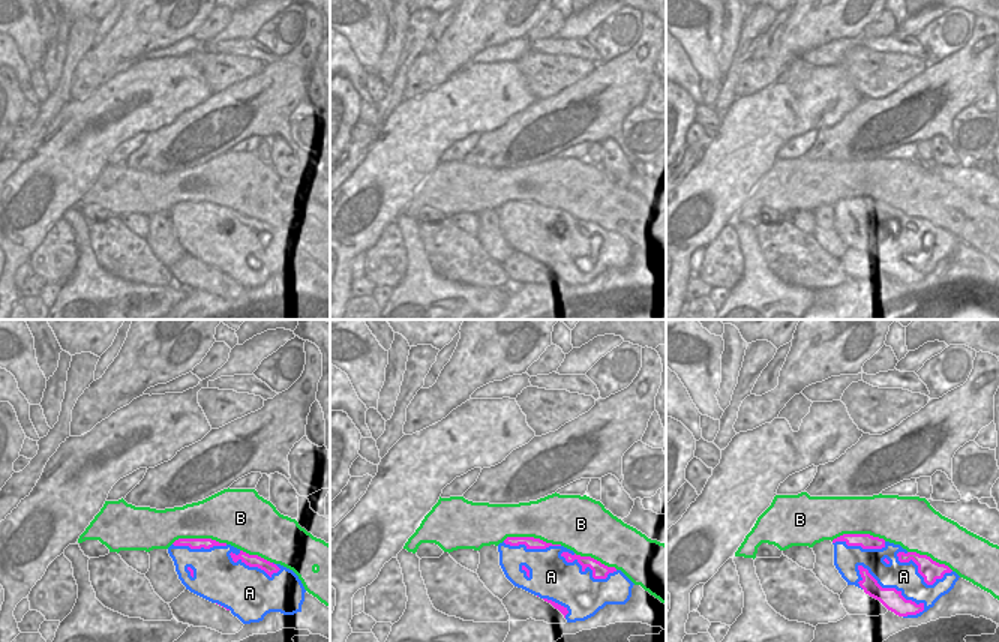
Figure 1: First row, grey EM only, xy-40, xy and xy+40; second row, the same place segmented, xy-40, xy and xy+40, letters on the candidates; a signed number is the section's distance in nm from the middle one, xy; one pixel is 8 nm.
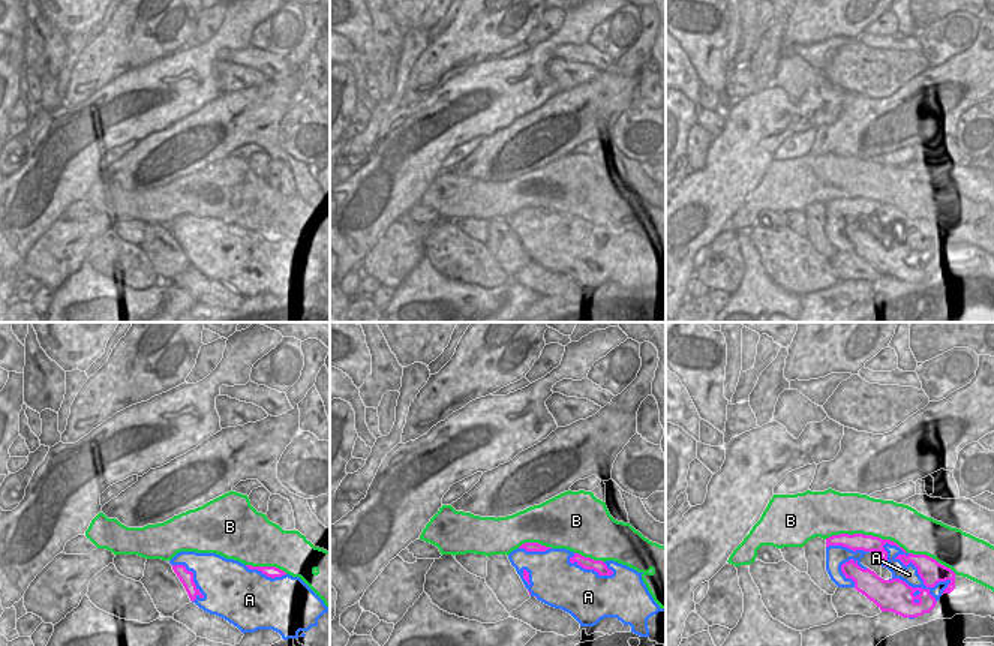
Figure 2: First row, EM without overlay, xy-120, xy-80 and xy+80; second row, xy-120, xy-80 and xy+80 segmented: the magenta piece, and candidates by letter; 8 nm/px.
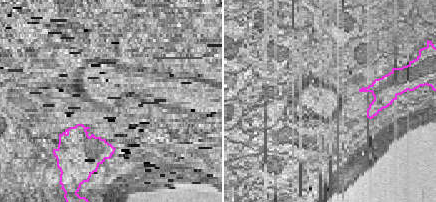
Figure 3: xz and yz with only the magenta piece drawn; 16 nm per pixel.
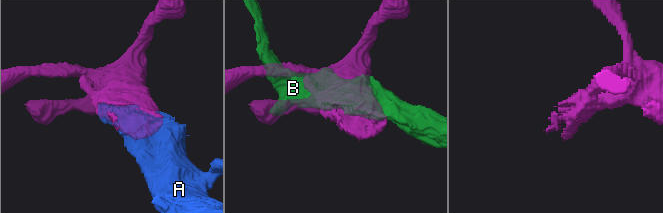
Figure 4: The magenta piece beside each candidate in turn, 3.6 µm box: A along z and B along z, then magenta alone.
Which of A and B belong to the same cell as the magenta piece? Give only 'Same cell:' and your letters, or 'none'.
Same cell: A

